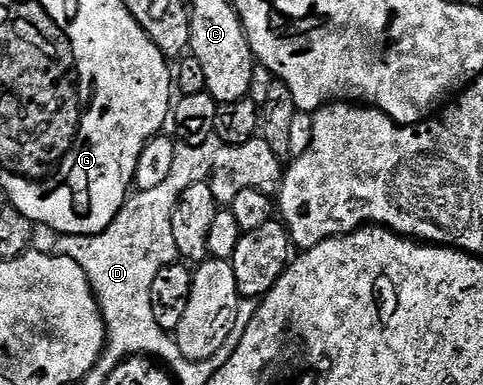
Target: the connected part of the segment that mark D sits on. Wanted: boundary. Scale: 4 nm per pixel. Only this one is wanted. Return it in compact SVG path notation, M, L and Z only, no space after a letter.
M182 164L175 165L168 180L164 180L164 184L156 188L138 190L133 196L127 198L116 220L112 220L112 224L108 224L104 232L96 235L72 234L65 239L65 257L76 260L76 264L80 264L94 290L94 296L102 310L102 321L106 324L109 345L123 350L123 355L126 356L142 356L142 346L146 346L146 355L149 350L158 350L154 358L160 360L163 354L166 354L161 361L167 367L185 367L187 360L180 352L177 341L167 331L163 330L158 334L161 330L160 324L156 324L156 316L152 316L152 280L156 280L156 276L164 267L175 265L179 257L176 239L172 236L172 212L176 208L178 197L184 192L186 186L191 185L191 182L192 177L190 178L189 172L182 167Z

